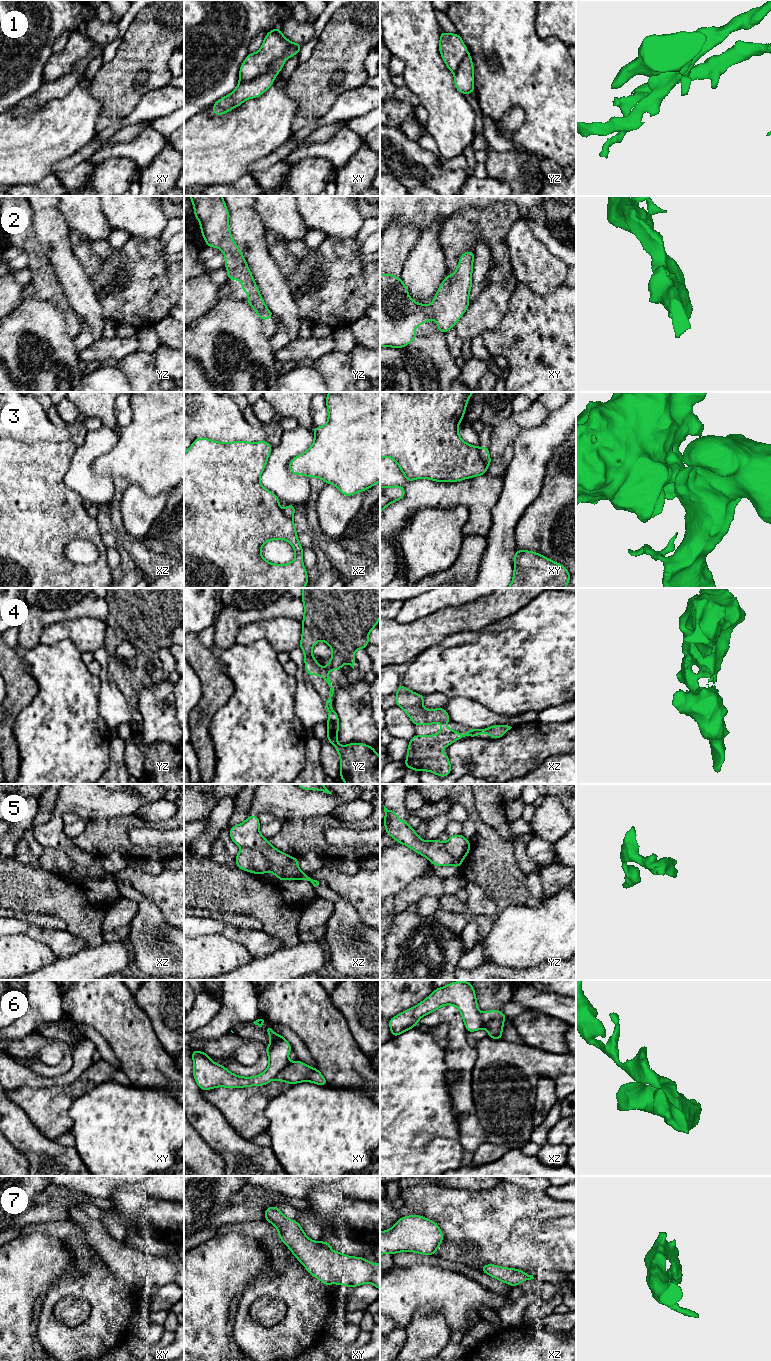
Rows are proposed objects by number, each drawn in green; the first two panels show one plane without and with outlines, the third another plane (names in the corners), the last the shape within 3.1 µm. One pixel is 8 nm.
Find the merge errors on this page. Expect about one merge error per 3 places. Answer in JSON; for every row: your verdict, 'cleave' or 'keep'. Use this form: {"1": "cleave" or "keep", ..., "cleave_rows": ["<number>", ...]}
{"1": "cleave", "2": "keep", "3": "cleave", "4": "keep", "5": "cleave", "6": "cleave", "7": "keep", "cleave_rows": ["1", "3", "5", "6"]}

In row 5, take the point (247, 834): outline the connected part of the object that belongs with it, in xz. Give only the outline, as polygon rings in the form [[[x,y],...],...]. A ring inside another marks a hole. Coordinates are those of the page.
[[[251,815],[243,823],[230,828],[231,840],[240,847],[259,850],[270,863],[269,871],[283,880],[299,880],[301,873],[298,859],[288,856],[274,848],[268,840],[260,834],[258,815]]]

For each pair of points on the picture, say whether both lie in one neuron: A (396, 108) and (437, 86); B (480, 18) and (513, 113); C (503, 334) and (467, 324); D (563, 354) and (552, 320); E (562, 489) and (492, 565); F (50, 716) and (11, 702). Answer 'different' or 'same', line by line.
A: different
B: different
C: different
D: same
E: different
F: different

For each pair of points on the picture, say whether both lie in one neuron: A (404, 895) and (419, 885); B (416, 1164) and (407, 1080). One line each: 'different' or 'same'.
A: same
B: same

